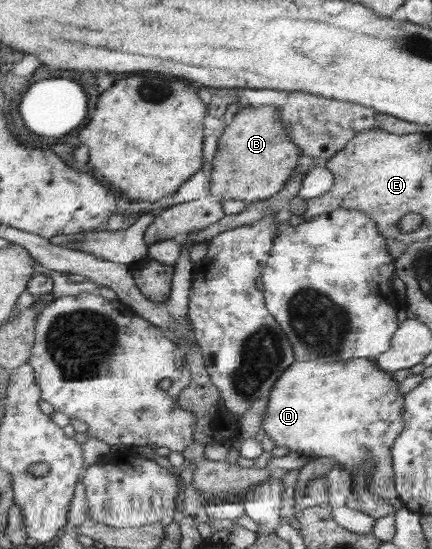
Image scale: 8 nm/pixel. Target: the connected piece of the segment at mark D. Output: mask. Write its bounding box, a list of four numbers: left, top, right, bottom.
[260,358,406,511]

